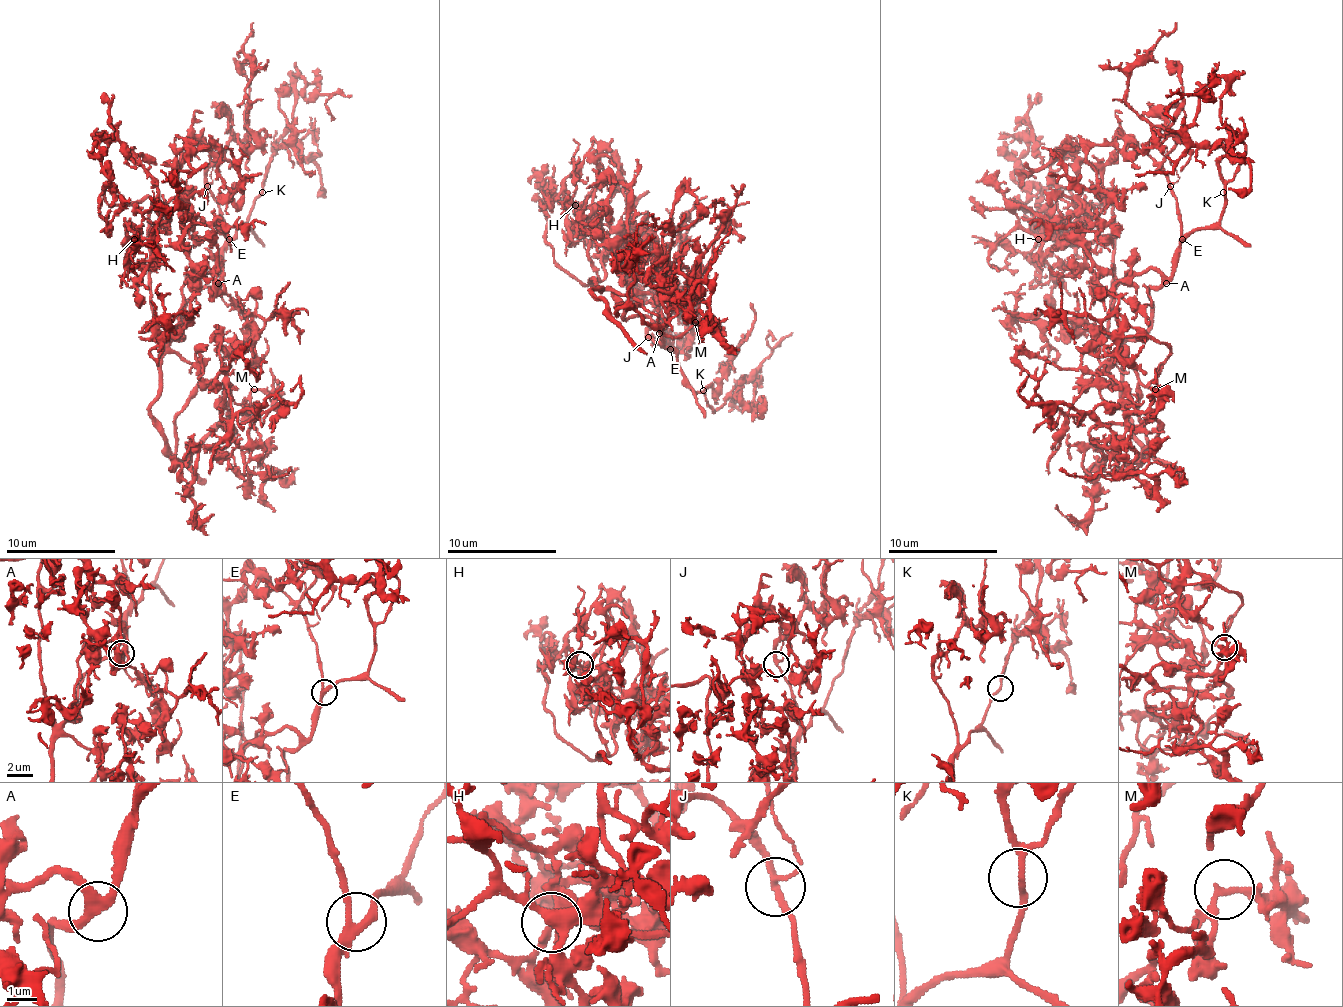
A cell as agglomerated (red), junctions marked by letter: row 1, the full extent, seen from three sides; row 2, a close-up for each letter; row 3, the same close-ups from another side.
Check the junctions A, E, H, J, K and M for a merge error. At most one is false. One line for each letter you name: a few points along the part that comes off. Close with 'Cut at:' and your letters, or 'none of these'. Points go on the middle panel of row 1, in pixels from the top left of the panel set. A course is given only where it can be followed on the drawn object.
Cut at: none of these

